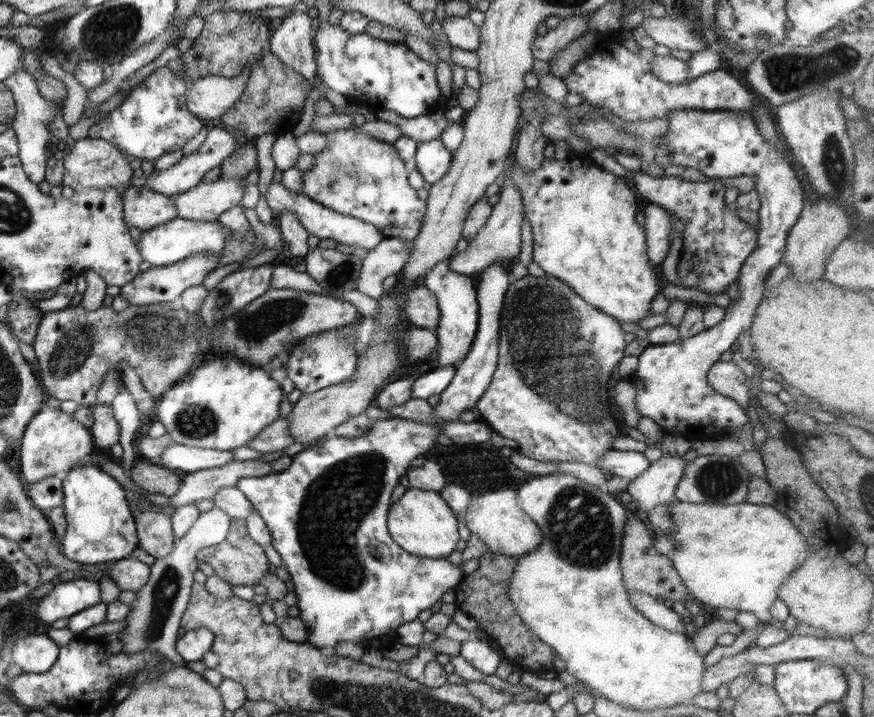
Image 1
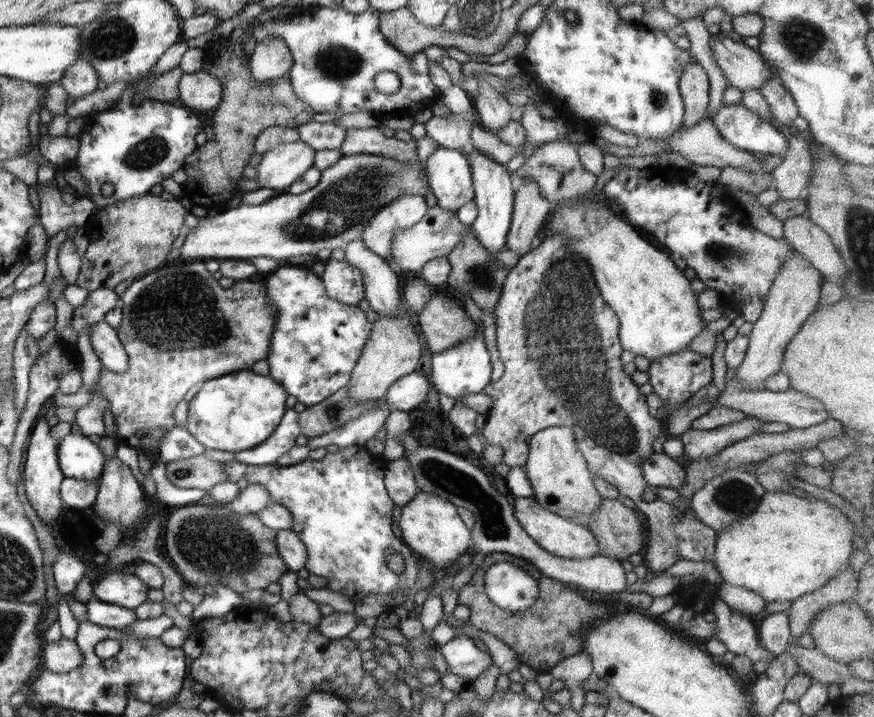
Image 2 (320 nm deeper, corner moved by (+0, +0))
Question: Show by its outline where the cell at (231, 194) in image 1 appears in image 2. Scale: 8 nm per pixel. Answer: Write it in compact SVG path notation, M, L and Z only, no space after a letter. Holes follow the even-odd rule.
M301 142L280 143L262 155L256 169L260 188L285 191L293 182L314 166L316 151Z

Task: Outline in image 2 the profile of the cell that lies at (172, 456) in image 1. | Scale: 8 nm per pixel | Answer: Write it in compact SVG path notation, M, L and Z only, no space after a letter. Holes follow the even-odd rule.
M287 407L282 422L274 429L270 438L254 448L236 452L234 461L256 466L272 464L296 446L296 438L300 434L299 413Z

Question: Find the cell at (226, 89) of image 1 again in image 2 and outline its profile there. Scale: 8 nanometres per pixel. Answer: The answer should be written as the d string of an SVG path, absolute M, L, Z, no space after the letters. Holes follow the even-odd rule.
M207 72L184 73L178 81L179 99L183 106L198 111L218 108L222 100L222 85Z

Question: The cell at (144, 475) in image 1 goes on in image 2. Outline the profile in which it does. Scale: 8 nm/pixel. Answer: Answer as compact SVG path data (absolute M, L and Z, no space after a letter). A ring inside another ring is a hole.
M205 452L196 456L167 462L167 479L183 489L209 491L213 486L228 481L223 462L211 460Z

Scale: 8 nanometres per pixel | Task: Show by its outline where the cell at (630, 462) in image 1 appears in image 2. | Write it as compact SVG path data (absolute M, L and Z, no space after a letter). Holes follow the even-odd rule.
M654 453L642 465L642 474L650 486L662 488L678 488L687 486L685 467L678 459L666 453Z

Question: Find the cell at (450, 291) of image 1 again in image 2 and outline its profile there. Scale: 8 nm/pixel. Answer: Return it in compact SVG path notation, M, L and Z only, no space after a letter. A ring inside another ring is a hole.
M479 321L479 330L472 338L463 340L460 344L433 353L432 355L432 384L439 393L446 394L452 398L463 398L467 394L482 393L492 380L492 362L490 352L484 343L483 326Z

